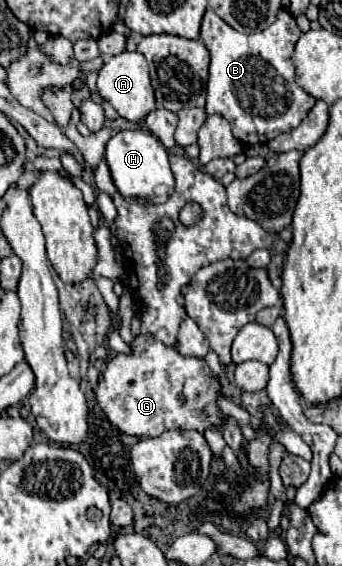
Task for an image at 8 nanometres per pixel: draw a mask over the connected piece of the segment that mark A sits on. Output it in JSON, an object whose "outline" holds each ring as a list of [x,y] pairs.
{"outline":[[[122,52],[106,60],[102,70],[98,72],[98,92],[102,94],[104,100],[108,100],[114,106],[118,116],[130,122],[144,120],[156,108],[154,90],[148,76],[148,64],[140,52]]]}

